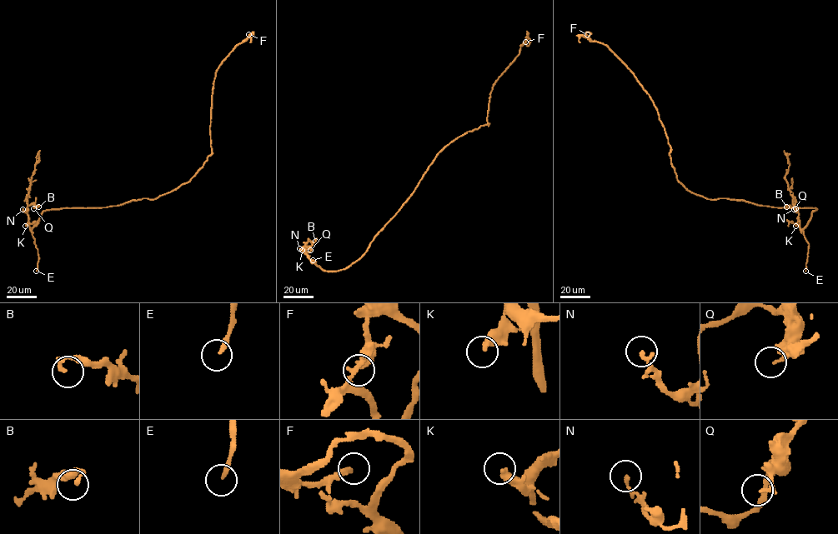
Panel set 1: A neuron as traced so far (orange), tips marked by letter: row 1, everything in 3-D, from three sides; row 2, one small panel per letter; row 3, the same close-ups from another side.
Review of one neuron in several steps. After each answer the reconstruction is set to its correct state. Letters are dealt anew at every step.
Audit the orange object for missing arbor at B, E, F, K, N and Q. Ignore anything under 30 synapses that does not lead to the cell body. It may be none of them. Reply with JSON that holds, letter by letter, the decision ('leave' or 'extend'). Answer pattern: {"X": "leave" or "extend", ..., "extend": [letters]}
{"B": "leave", "E": "extend", "F": "extend", "K": "leave", "N": "leave", "Q": "leave", "extend": ["E", "F"]}

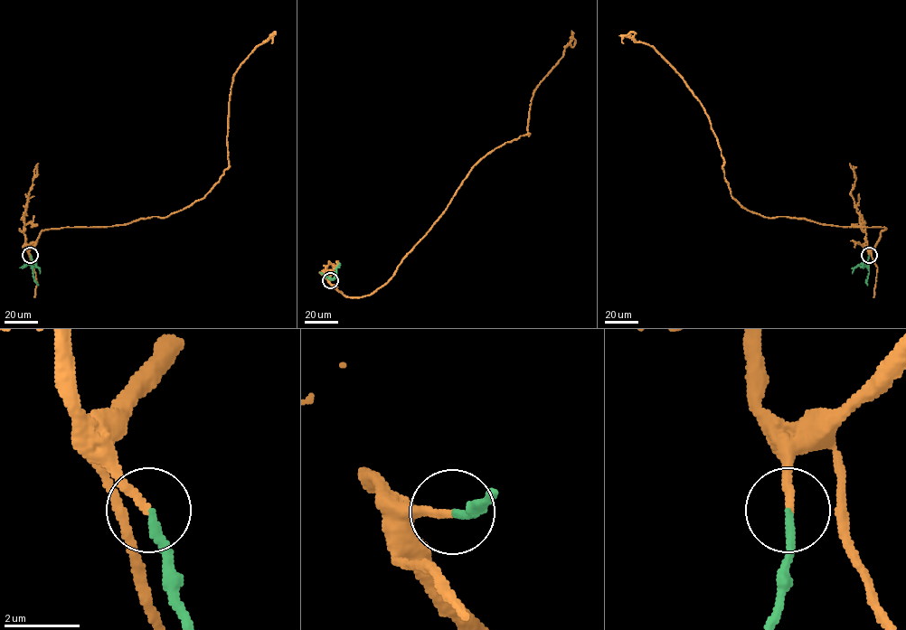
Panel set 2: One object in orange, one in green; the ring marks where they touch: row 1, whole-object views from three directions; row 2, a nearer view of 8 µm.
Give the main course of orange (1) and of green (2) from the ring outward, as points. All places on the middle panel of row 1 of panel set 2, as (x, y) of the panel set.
1: (331, 280), (346, 296), (370, 295), (384, 285), (471, 168), (505, 143), (528, 136), (534, 89), (571, 34)
2: (331, 280), (340, 263)

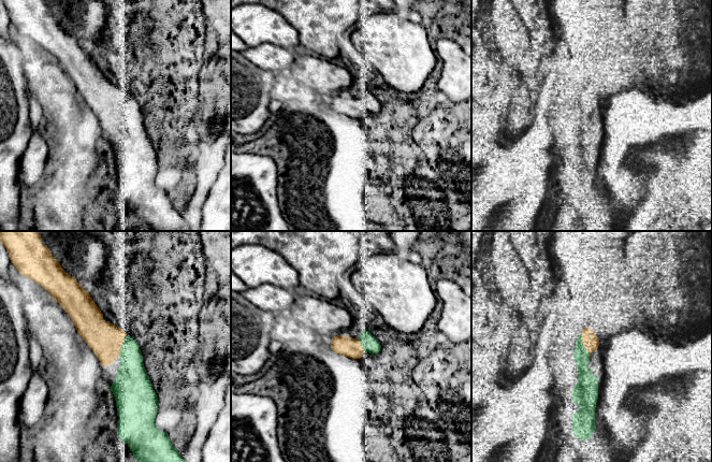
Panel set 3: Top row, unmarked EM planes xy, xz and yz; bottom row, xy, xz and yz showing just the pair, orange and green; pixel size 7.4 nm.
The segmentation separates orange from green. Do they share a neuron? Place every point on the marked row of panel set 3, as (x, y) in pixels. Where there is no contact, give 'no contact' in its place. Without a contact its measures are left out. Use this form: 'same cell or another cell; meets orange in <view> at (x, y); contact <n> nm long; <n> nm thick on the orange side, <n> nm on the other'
same cell; meets orange in yz at (583, 345); contact 180 nm long; 120 nm thick on the orange side, 130 nm on the other

